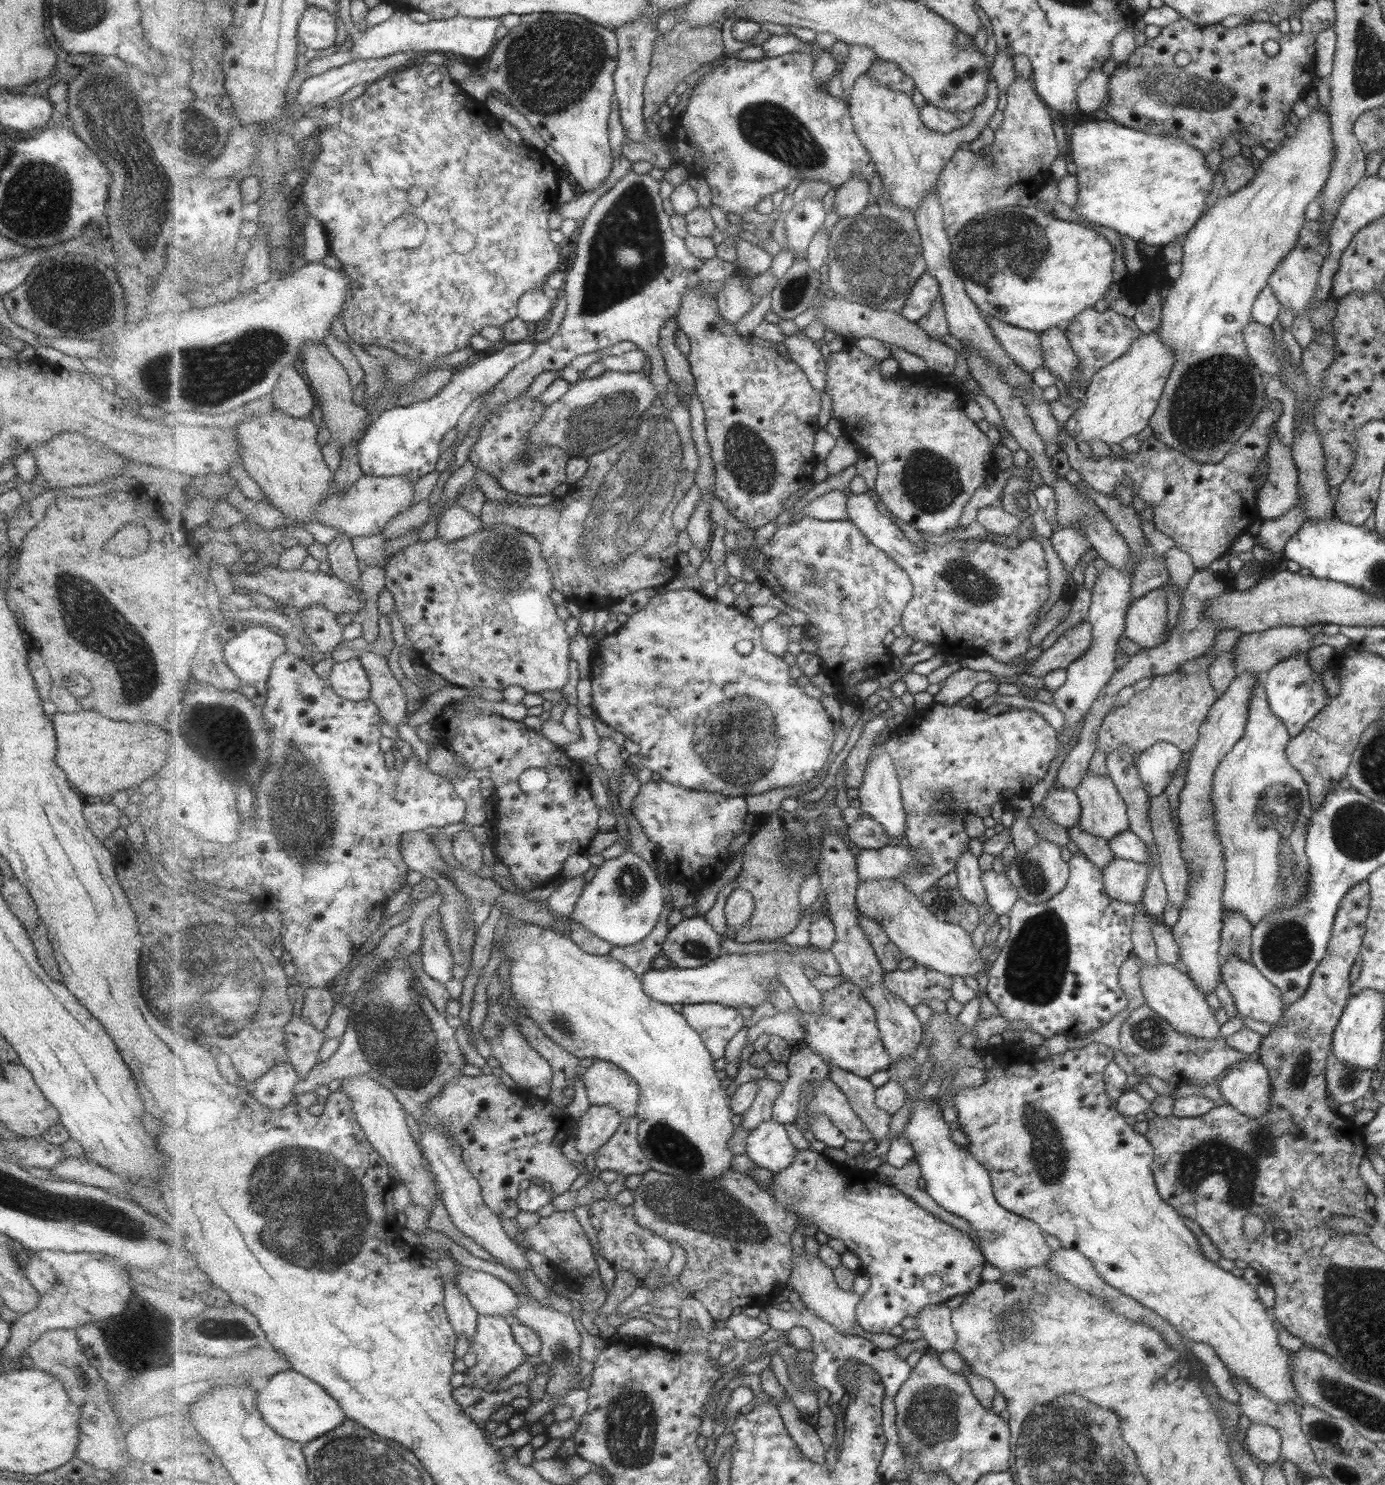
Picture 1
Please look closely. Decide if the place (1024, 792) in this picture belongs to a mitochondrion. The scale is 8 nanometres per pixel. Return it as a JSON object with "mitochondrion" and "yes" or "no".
{"mitochondrion":"no"}

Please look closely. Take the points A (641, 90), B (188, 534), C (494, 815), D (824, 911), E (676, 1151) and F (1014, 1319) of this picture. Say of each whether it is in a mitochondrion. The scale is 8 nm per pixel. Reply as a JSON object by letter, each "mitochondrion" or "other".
{"A":"other","B":"other","C":"other","D":"other","E":"mitochondrion","F":"mitochondrion"}

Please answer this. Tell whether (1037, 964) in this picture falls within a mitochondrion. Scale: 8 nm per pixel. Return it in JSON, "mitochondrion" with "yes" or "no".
{"mitochondrion":"yes"}

